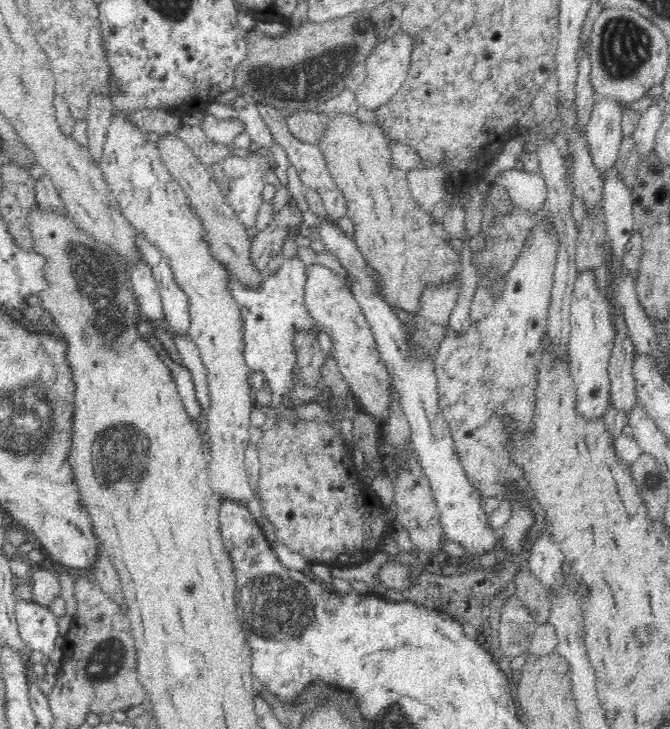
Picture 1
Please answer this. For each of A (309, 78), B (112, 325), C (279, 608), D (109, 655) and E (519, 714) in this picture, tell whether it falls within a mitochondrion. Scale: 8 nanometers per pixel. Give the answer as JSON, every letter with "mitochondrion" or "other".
{"A":"mitochondrion","B":"mitochondrion","C":"mitochondrion","D":"mitochondrion","E":"other"}

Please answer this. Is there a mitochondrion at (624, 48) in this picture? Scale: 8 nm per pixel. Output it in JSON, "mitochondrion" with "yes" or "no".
{"mitochondrion":"yes"}

